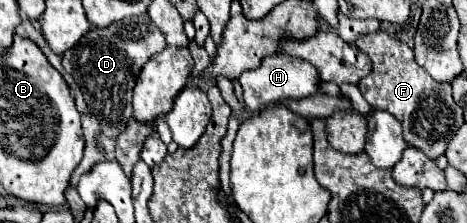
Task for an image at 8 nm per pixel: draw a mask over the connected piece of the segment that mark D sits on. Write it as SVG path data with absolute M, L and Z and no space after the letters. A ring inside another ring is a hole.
M136 16L120 20L108 28L92 28L82 36L82 40L62 54L62 66L72 74L80 86L90 112L100 120L102 132L116 138L126 122L132 118L132 88L144 66L144 62L166 48L166 40L150 16ZM82 60L82 68L78 68Z

